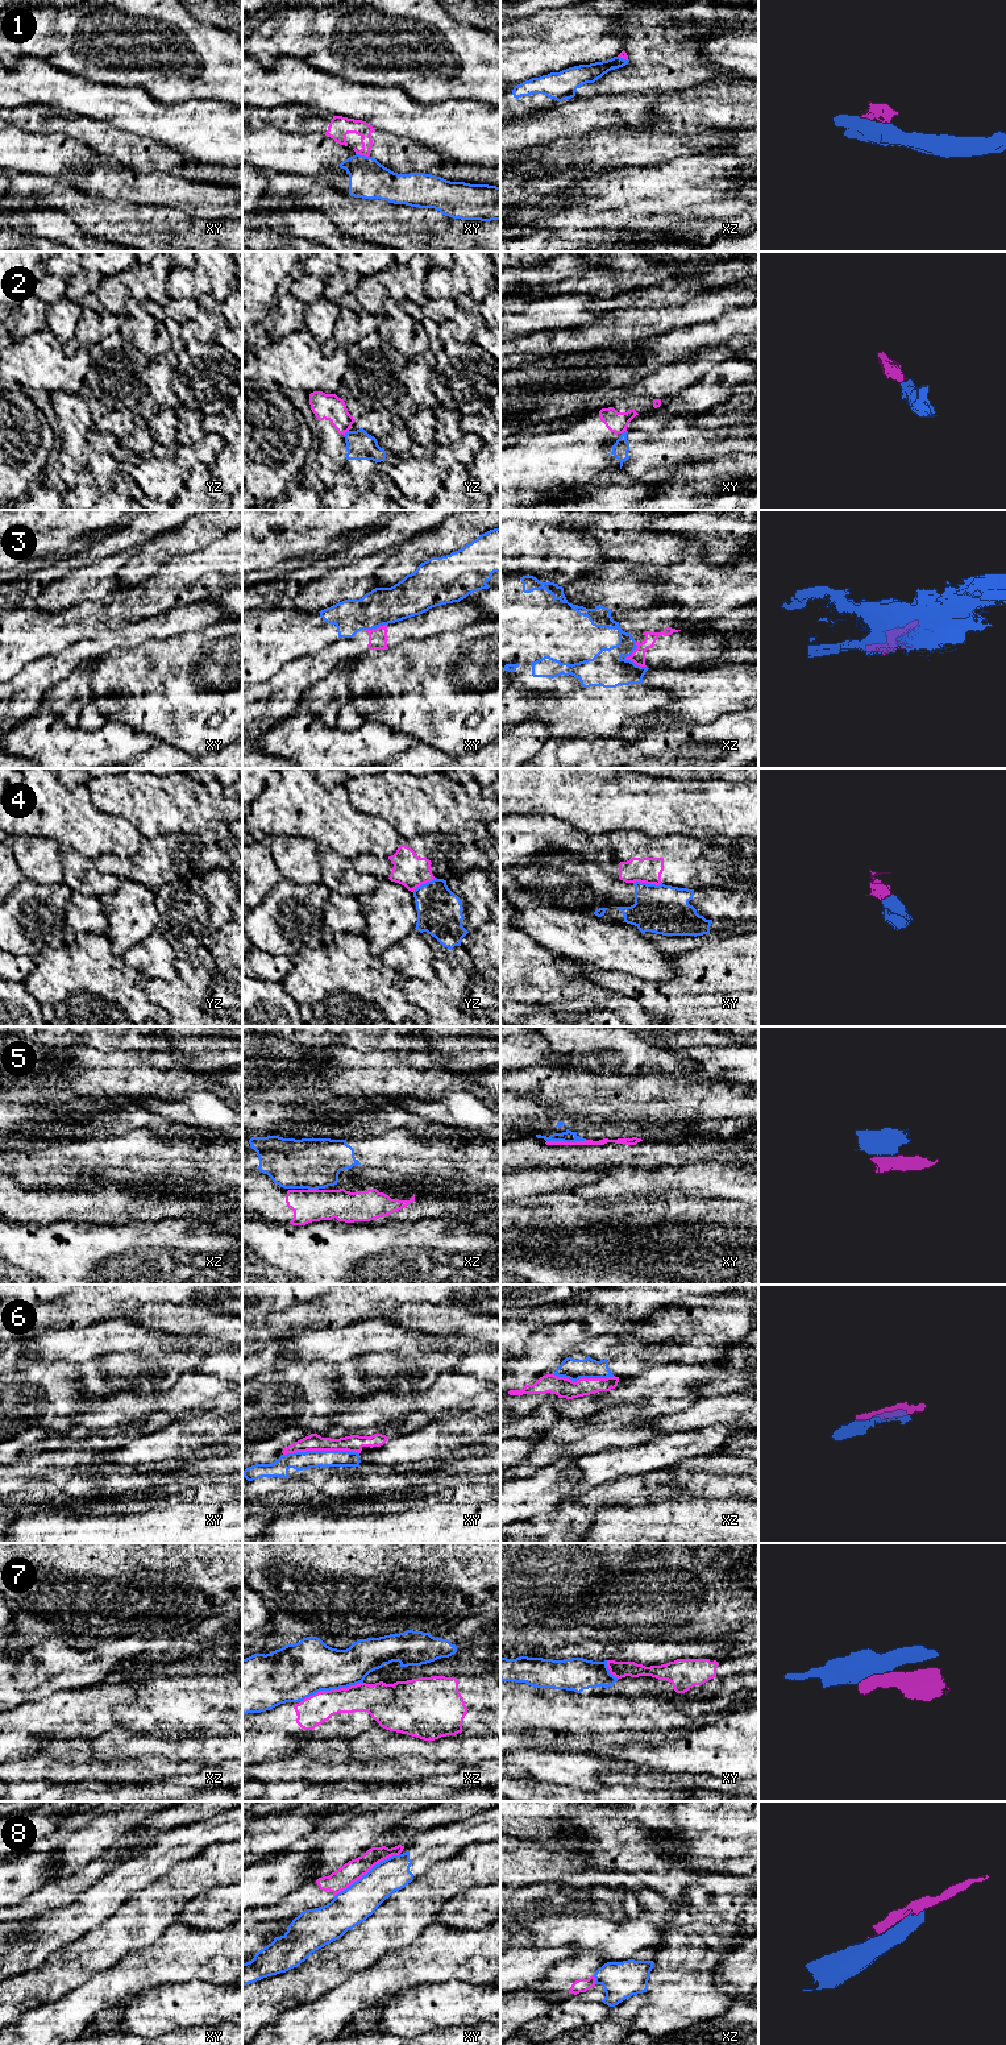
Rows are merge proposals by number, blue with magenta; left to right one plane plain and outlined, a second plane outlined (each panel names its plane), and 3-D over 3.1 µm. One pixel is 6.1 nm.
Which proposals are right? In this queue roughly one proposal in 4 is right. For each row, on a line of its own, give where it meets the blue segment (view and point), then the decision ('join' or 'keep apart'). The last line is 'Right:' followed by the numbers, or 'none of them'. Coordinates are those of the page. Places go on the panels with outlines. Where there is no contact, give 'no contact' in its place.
1: contact xy (362, 156); keep apart
2: contact yz (346, 432); keep apart
3: contact xz (627, 660); keep apart
4: contact xy (648, 884); keep apart
5: contact xy (565, 1141); keep apart
6: contact xy (320, 1451); join
7: contact xz (331, 1688); keep apart
8: contact xy (368, 1873); keep apart
Right: 6

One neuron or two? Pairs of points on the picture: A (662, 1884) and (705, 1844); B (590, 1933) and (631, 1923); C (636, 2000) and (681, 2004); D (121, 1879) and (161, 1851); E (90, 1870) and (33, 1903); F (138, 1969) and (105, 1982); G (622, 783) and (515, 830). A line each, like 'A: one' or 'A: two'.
A: two
B: one
C: two
D: one
E: one
F: one
G: two

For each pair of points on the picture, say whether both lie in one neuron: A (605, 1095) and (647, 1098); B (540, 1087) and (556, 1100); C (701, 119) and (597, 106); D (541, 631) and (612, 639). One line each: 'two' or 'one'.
A: one
B: one
C: one
D: one

